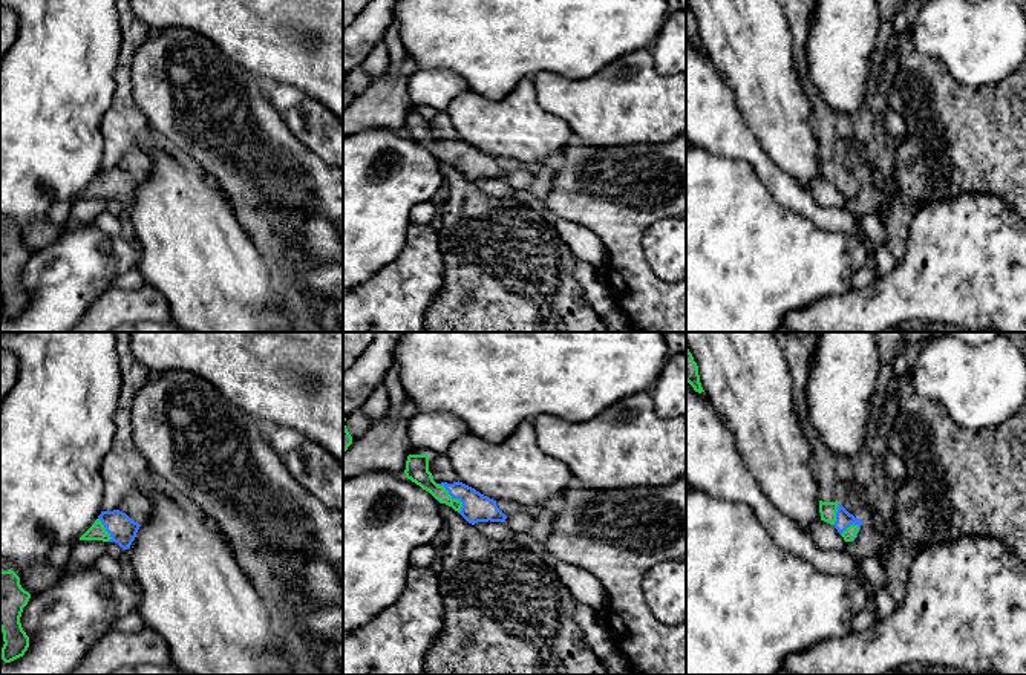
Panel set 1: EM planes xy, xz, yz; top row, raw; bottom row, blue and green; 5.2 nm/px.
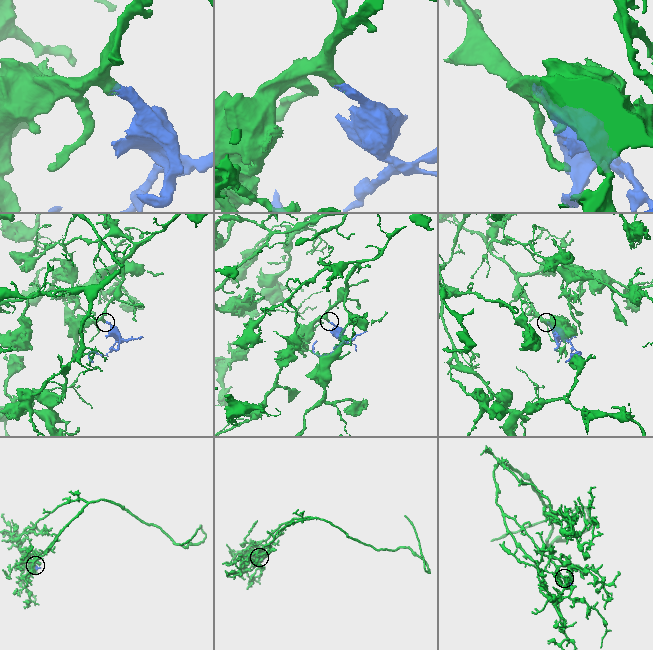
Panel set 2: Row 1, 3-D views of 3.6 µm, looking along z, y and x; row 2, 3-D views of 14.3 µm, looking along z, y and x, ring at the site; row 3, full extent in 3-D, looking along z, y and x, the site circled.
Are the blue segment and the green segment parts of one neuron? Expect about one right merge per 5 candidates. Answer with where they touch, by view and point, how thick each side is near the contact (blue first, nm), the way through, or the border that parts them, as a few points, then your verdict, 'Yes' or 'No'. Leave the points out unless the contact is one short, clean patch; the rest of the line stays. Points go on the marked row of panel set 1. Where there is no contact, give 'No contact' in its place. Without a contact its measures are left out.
Touches blue at xz (454, 498). Thickness 150 nm (blue) against 130 nm. Path across: xz (477, 507), (461, 498), (454, 498), (438, 492), (417, 467). Yes

